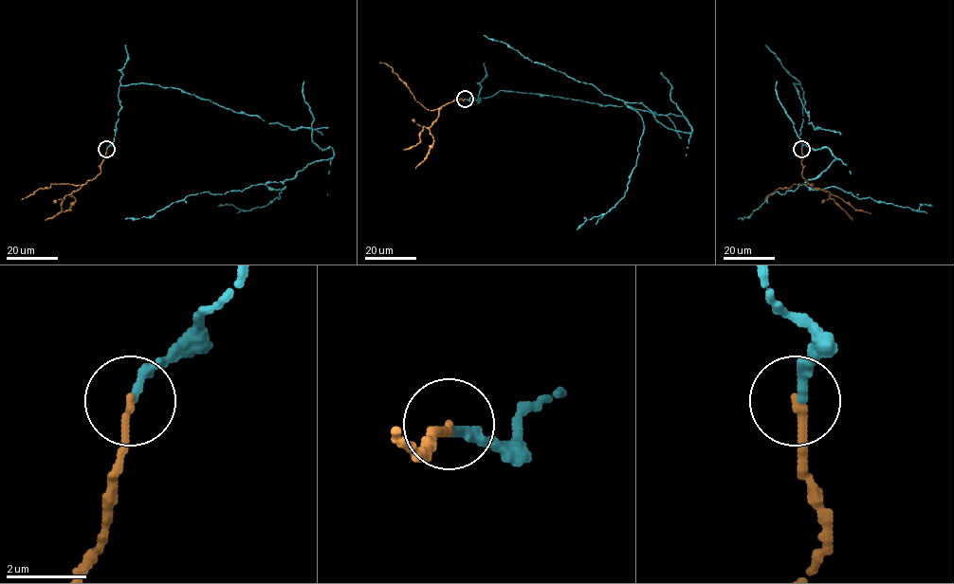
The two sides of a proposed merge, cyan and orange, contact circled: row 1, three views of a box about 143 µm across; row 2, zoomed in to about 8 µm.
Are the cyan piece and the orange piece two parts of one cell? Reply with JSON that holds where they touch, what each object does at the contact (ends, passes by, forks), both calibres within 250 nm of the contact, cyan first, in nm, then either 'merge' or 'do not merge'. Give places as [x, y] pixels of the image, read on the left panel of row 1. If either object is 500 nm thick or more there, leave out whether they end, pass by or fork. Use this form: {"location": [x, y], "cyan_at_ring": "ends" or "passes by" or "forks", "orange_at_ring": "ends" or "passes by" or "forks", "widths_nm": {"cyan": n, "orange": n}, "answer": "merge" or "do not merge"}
{"location": [106, 149], "cyan_at_ring": "ends", "orange_at_ring": "ends", "widths_nm": {"cyan": 280, "orange": 200}, "answer": "merge"}

